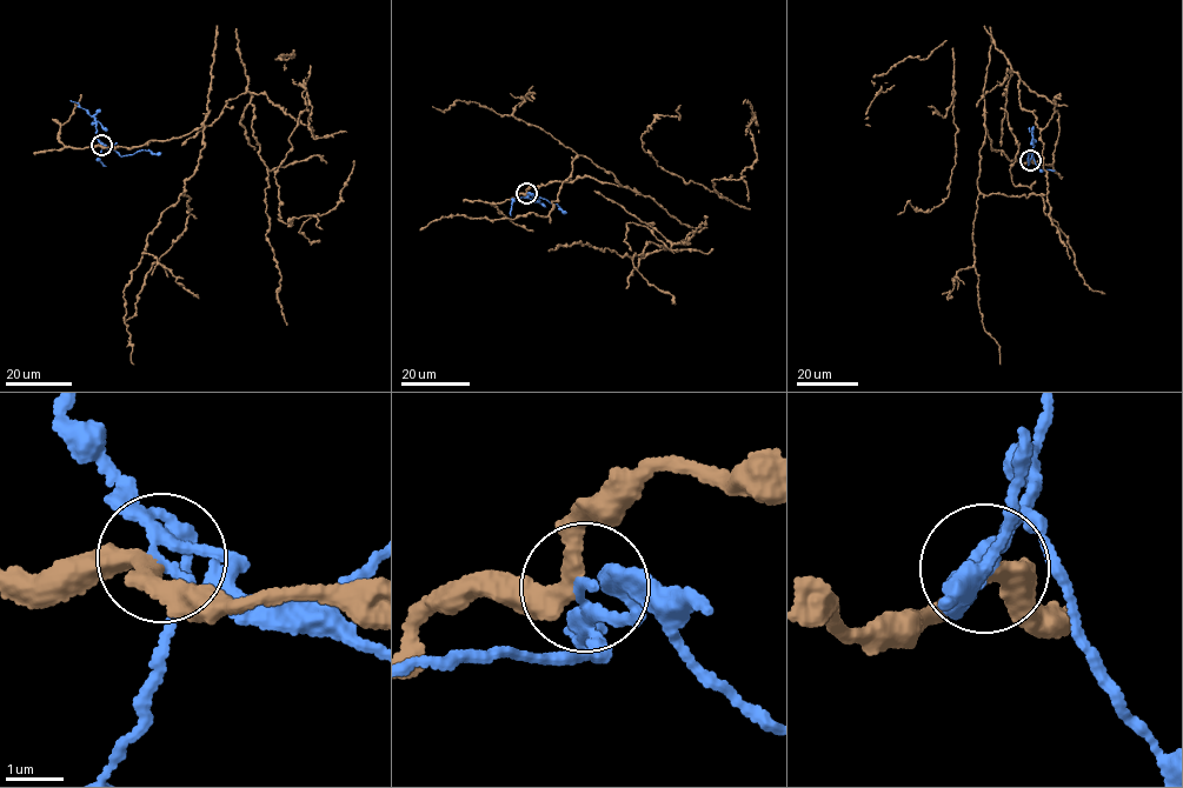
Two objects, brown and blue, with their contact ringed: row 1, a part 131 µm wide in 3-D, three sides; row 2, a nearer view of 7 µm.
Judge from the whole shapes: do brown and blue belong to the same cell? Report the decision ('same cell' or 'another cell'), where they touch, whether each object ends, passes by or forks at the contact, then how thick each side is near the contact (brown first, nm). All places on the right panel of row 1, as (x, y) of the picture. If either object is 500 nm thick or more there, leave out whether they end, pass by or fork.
another cell; at (1030, 160); brown passes by; blue passes by; 280 nm thick on the brown side, 180 nm on the other

